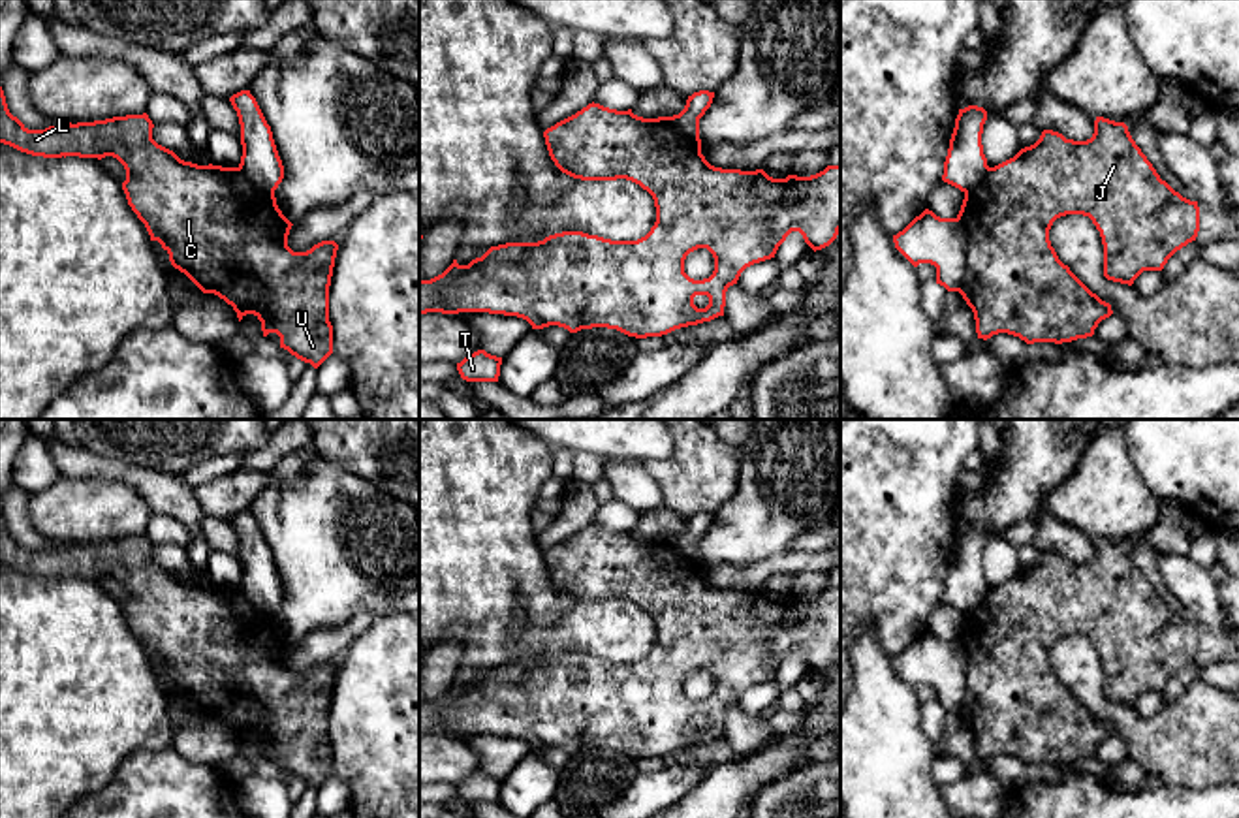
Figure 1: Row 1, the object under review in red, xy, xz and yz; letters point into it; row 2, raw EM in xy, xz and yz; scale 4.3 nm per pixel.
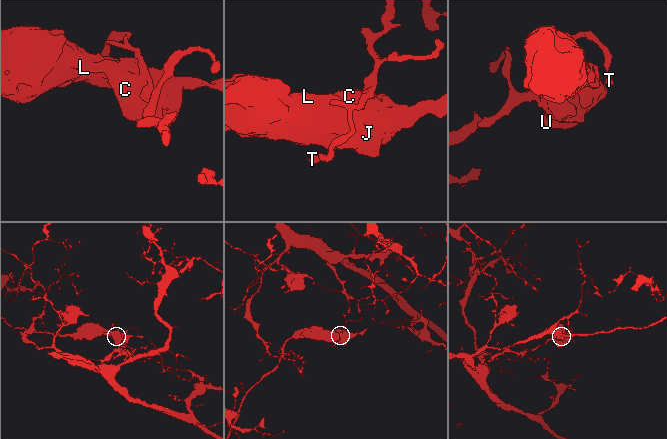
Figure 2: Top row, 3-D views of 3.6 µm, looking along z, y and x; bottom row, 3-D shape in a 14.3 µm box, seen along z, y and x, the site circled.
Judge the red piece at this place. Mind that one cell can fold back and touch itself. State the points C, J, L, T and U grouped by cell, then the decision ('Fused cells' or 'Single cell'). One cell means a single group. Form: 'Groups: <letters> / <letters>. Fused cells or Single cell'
Groups: C J L U / T. Fused cells

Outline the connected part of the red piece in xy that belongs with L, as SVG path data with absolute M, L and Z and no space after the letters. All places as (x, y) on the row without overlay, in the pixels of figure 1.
M0 508L0 564L43 579L117 579L126 590L122 611L128 626L145 645L150 662L158 662L169 675L171 686L203 715L214 715L231 726L239 743L254 735L263 758L276 754L280 769L318 790L333 775L329 707L338 666L322 662L306 673L293 673L288 668L293 645L278 630L274 613L250 604L239 589L180 581L152 560L152 549L143 534L28 551L9 534Z

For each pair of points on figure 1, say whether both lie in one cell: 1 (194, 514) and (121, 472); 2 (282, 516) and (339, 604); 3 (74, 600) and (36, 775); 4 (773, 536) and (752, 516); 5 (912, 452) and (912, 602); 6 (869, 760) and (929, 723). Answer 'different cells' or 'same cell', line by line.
1: same cell
2: same cell
3: same cell
4: same cell
5: same cell
6: different cells

